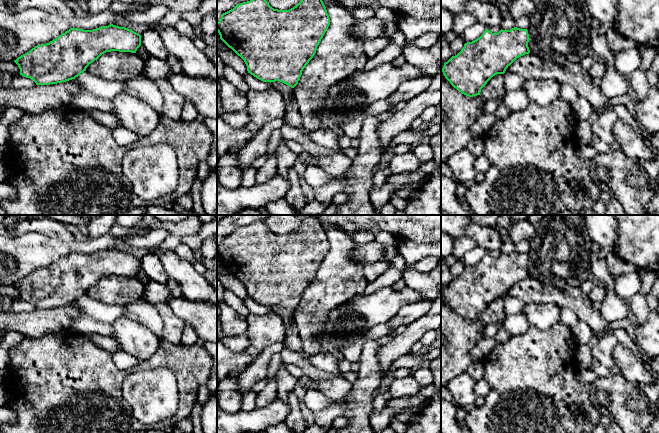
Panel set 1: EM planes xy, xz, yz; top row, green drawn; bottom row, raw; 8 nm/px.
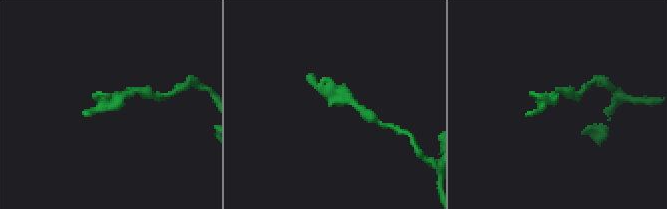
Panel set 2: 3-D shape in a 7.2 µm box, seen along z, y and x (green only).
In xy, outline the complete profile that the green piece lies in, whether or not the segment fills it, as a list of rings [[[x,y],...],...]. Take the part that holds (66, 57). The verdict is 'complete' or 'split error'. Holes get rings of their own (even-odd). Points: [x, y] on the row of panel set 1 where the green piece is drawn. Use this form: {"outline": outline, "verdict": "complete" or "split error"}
{"outline": [[[110,24],[93,30],[70,28],[49,43],[35,46],[14,62],[20,69],[20,75],[32,79],[36,85],[50,85],[75,79],[106,52],[136,53],[140,46],[141,35],[125,27]]], "verdict": "complete"}

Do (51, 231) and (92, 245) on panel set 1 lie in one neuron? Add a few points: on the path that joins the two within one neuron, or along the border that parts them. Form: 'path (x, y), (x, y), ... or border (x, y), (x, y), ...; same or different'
border (53, 238), (68, 243), (76, 241); different

